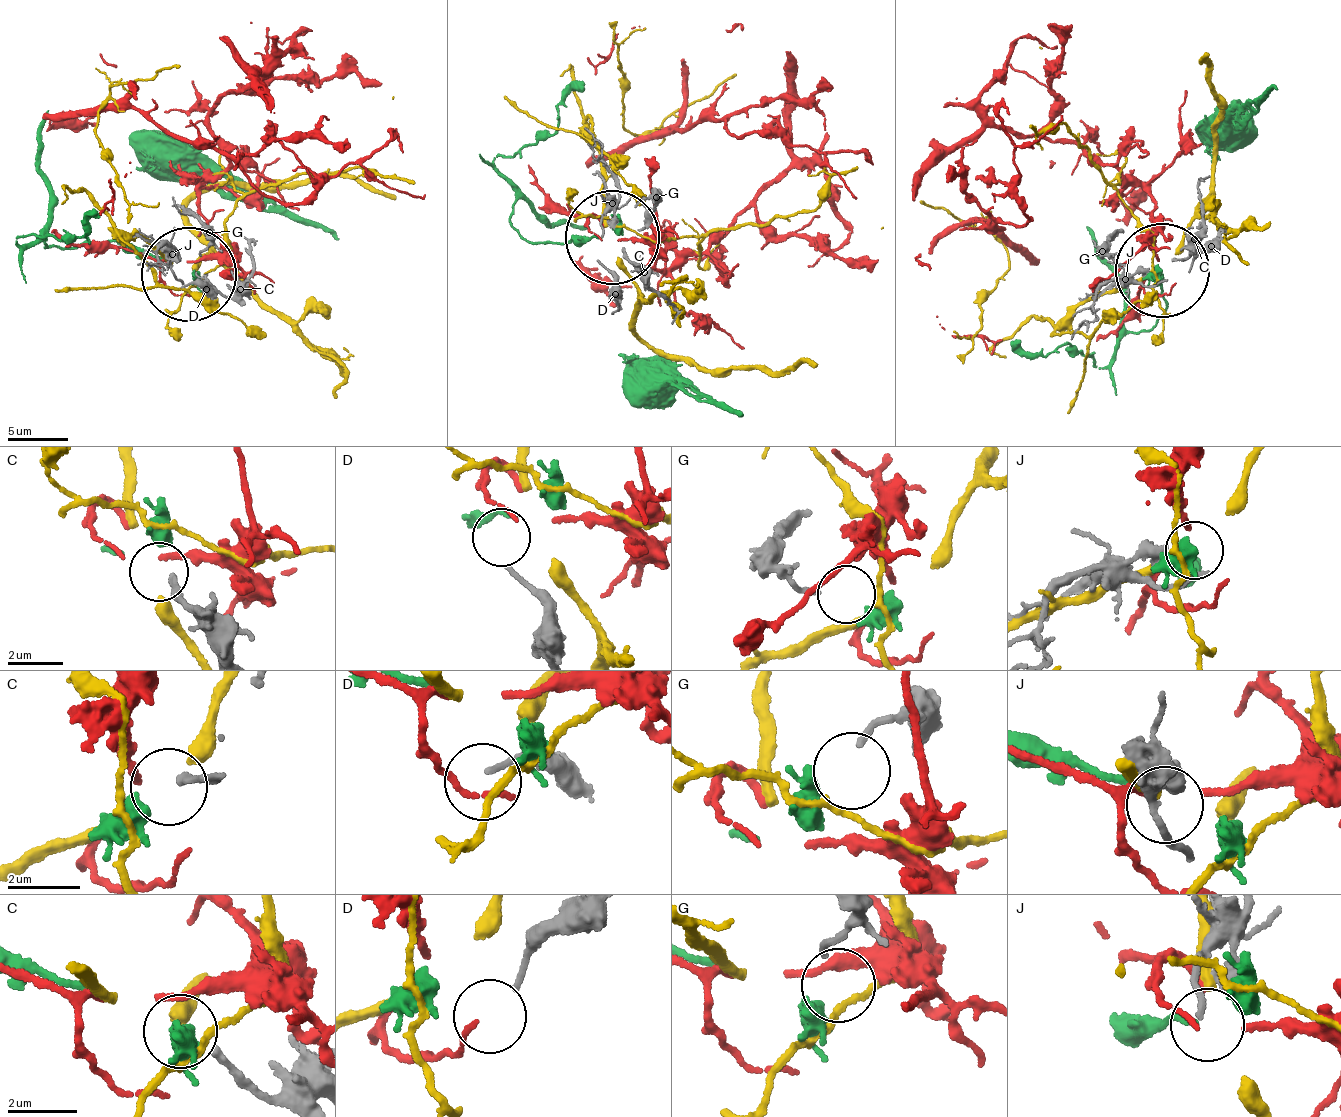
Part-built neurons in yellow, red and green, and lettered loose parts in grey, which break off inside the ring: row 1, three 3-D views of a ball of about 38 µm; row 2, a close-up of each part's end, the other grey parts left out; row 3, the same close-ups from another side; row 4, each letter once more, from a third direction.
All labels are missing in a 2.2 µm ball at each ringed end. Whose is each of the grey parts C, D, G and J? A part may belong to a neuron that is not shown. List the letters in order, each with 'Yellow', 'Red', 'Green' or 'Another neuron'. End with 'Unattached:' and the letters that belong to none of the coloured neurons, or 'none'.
C: Another neuron
D: Another neuron
G: Another neuron
J: Another neuron
Unattached: C, D, G, J

